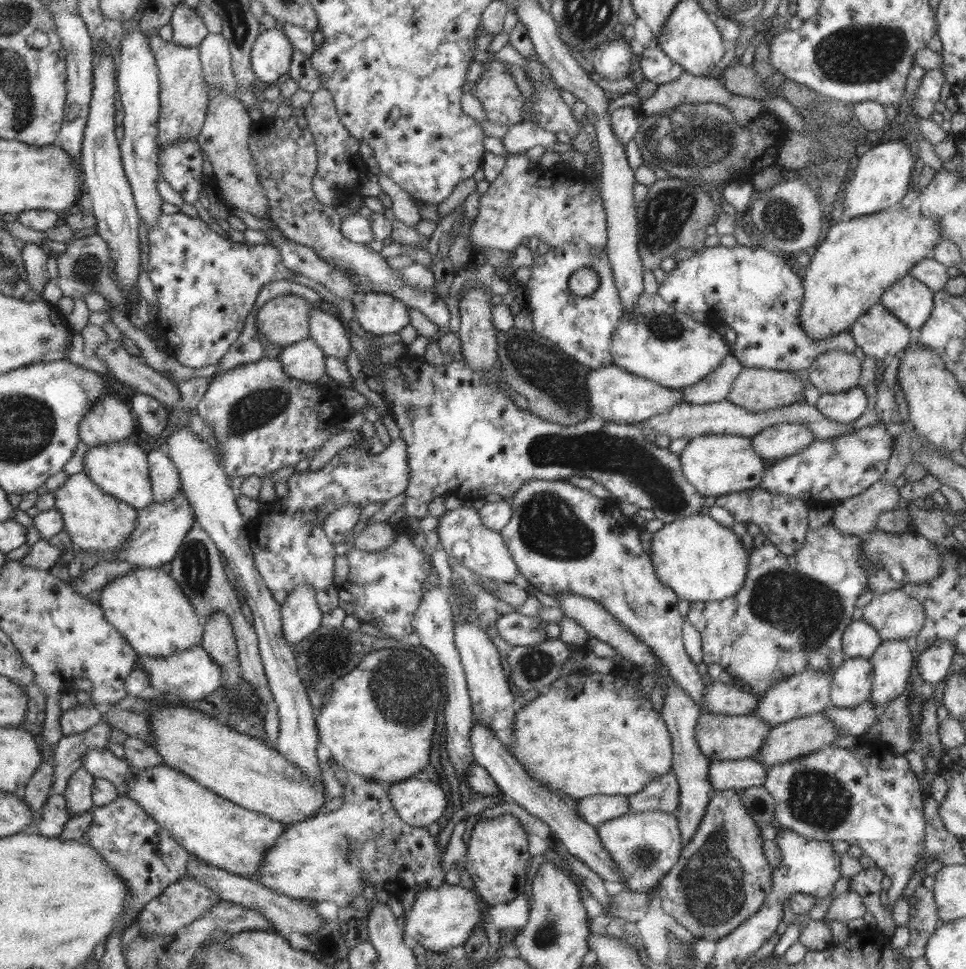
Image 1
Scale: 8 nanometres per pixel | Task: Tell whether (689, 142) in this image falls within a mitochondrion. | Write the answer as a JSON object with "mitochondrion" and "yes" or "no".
{"mitochondrion":"yes"}

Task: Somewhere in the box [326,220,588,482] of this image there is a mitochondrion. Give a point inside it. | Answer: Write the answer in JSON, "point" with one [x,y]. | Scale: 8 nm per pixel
{"point":[552,374]}

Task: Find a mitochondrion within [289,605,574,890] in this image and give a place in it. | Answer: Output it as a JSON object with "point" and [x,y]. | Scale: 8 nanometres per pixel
{"point":[397,688]}

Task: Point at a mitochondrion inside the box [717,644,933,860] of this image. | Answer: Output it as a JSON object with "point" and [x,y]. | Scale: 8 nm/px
{"point":[816,799]}

